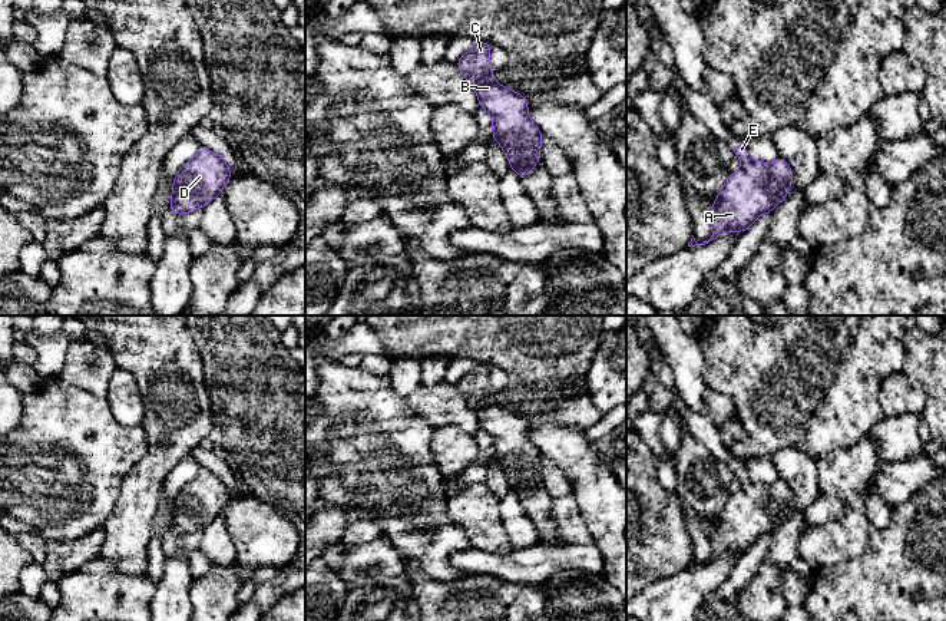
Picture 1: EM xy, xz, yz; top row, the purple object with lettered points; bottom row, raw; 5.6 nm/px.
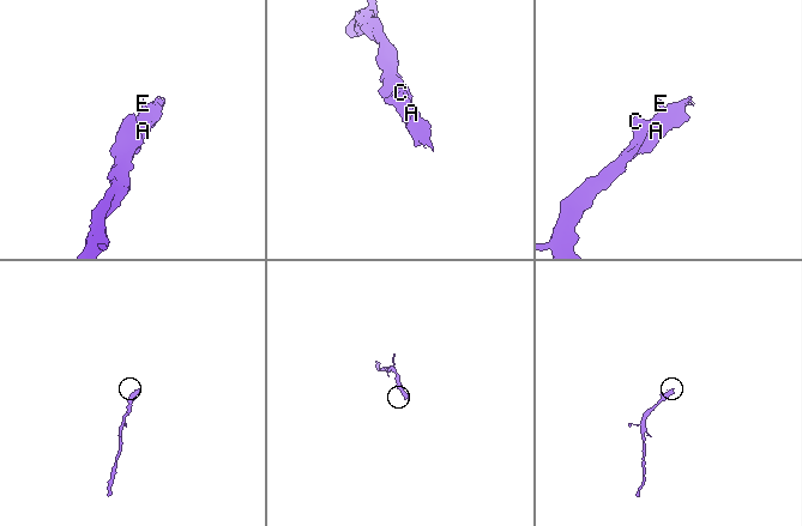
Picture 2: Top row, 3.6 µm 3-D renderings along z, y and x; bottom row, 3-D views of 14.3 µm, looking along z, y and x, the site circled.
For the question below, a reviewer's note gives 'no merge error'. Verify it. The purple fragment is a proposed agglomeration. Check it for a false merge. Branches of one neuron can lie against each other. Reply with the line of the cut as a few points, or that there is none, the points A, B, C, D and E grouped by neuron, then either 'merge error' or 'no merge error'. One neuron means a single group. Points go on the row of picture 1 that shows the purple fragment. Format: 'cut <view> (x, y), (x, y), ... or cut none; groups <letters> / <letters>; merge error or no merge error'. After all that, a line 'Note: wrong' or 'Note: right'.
cut none; groups A B C D E; no merge error
Note: right

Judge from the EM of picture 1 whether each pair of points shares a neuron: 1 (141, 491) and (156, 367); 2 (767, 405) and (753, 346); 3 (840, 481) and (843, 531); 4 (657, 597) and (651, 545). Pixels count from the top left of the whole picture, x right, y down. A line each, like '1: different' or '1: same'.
1: same
2: same
3: same
4: different

